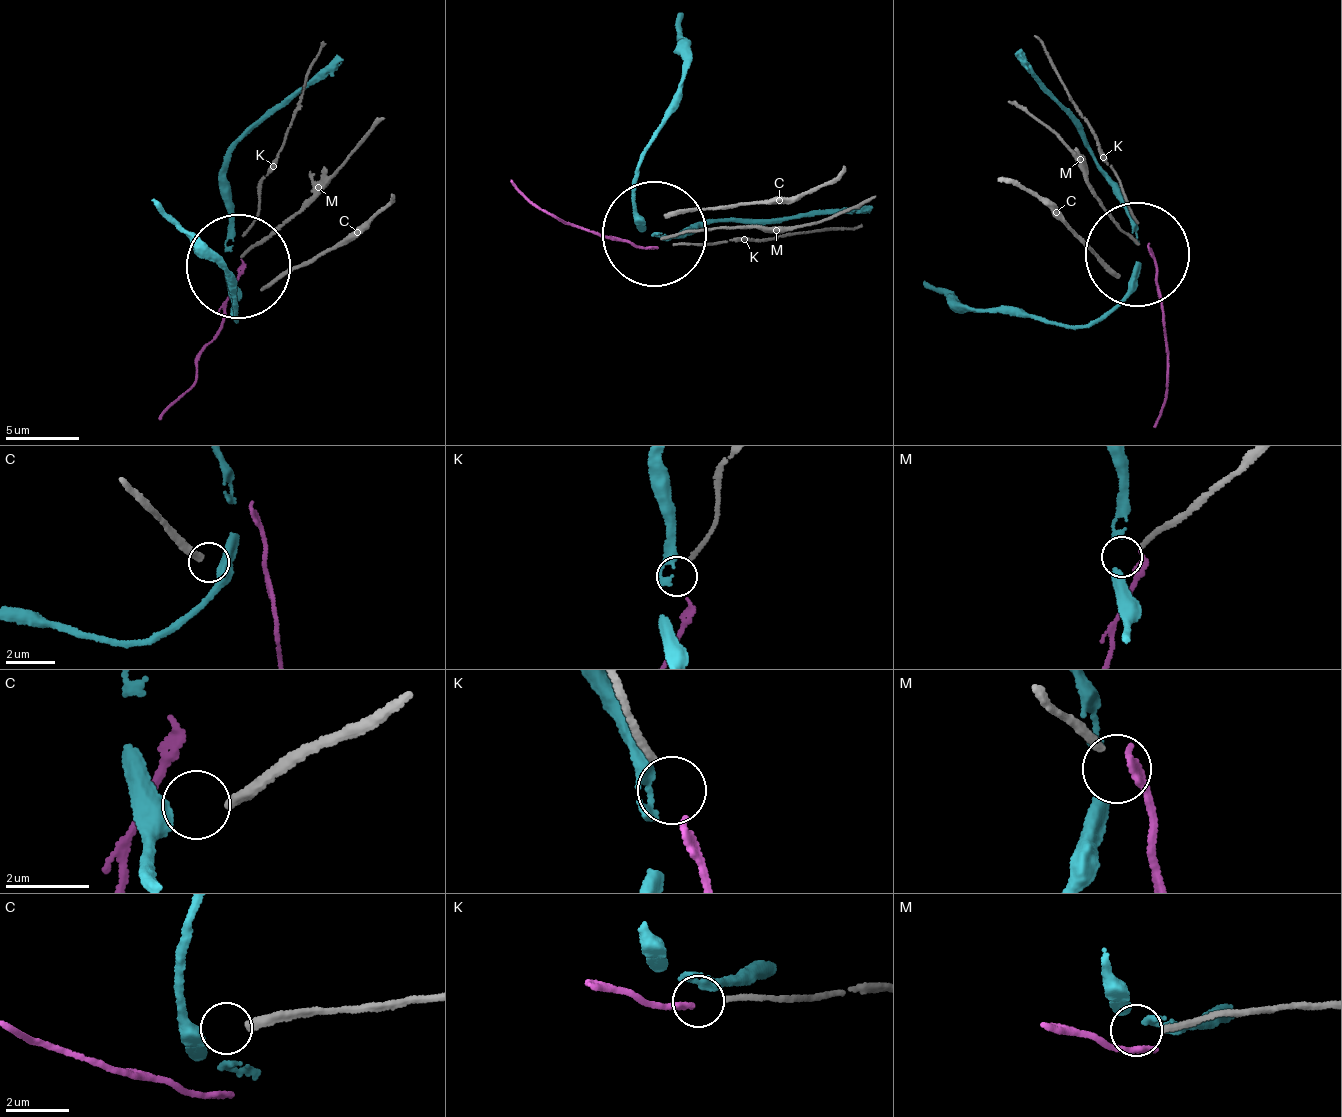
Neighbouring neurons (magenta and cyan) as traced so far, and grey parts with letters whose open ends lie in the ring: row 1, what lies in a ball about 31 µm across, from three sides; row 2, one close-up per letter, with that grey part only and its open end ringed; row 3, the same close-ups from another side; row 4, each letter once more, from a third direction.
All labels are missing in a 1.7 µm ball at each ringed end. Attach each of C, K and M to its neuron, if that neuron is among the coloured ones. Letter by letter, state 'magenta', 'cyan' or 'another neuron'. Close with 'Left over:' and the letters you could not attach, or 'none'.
C: cyan
K: magenta
M: another neuron
Left over: M

